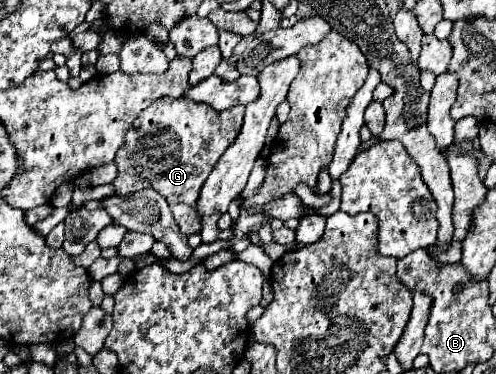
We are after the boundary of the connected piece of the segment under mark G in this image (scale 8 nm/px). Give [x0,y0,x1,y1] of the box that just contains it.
[113,98,245,236]

